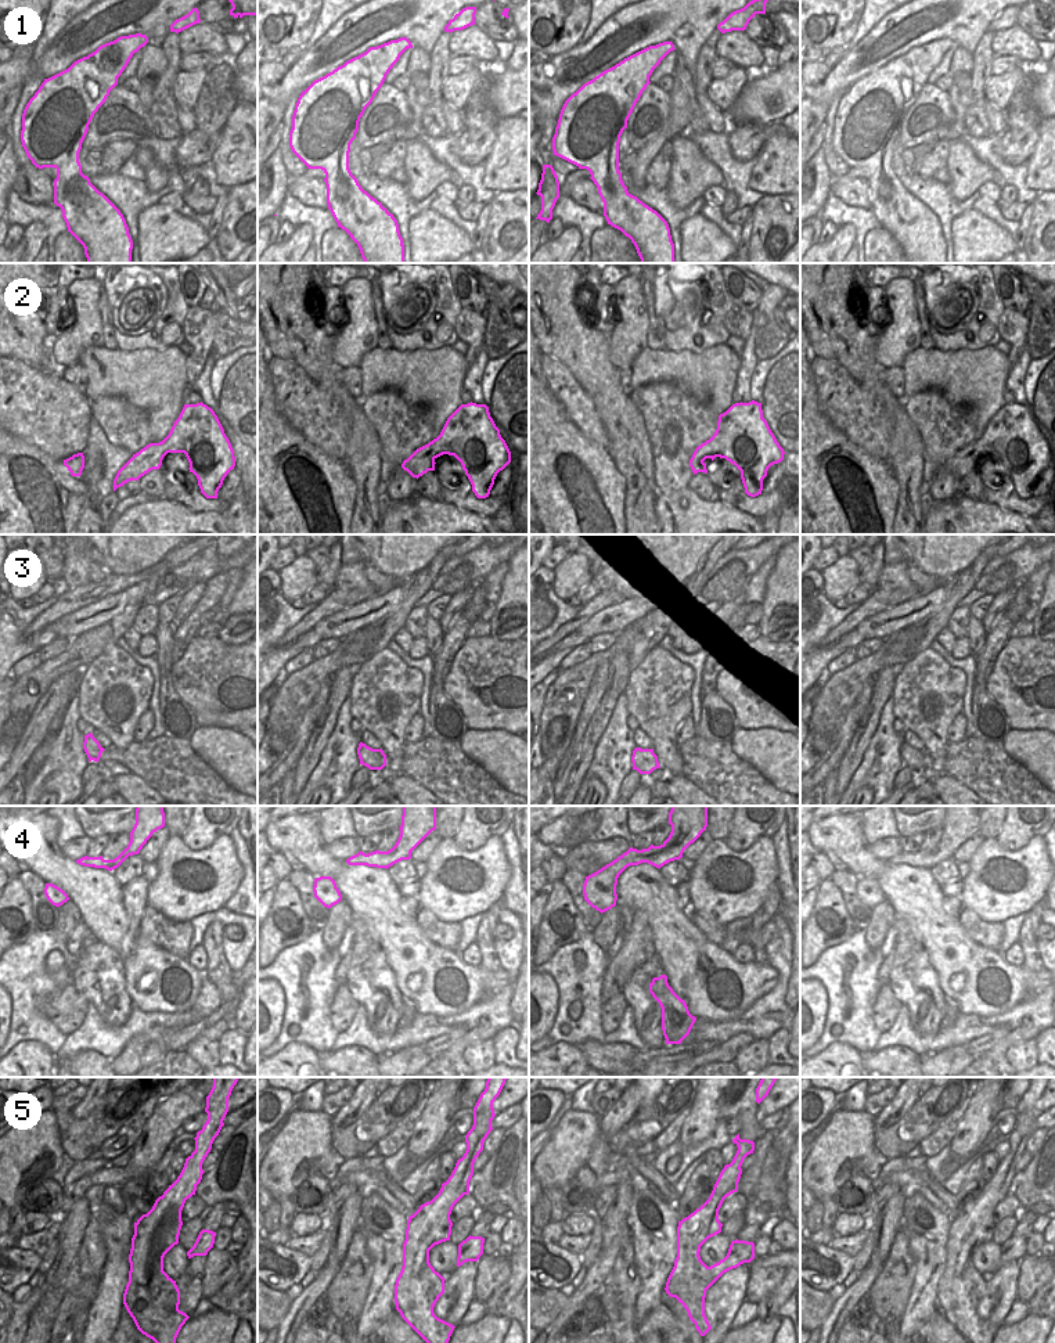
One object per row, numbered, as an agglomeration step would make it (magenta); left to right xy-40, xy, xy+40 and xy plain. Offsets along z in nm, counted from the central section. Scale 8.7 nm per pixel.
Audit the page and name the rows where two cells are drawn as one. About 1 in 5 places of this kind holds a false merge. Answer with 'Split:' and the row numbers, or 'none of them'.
Split: 3, 5

